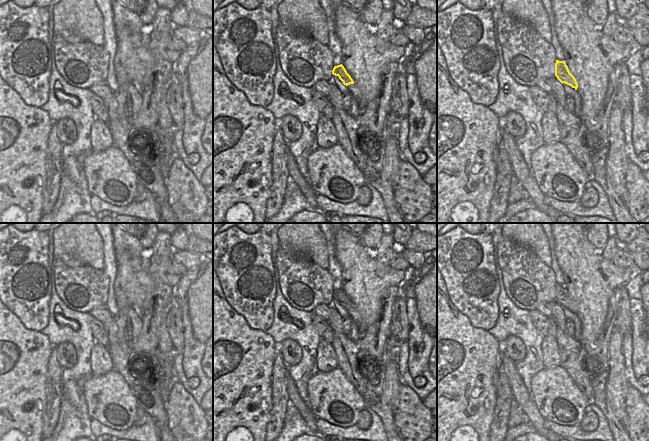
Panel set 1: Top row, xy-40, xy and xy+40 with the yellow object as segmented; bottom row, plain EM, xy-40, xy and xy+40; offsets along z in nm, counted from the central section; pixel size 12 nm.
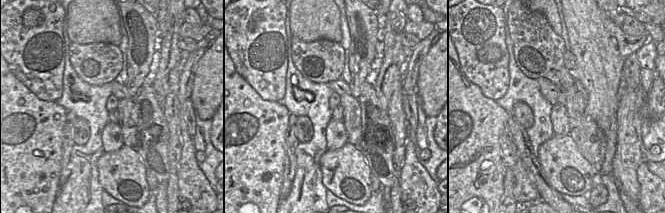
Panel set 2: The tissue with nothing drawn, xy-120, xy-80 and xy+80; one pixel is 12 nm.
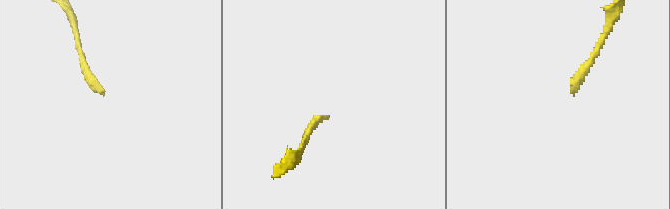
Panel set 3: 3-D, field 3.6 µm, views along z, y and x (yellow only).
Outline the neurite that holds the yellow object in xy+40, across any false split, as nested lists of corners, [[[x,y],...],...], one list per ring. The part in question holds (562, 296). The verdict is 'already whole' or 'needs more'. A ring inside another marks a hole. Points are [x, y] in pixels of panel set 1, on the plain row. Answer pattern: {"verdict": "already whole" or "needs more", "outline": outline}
{"verdict": "needs more", "outline": [[[564,283],[562,285],[556,284],[555,300],[562,307],[566,319],[571,320],[575,324],[575,333],[573,337],[580,342],[582,323],[576,315],[578,312],[578,307],[575,301],[570,297]]]}

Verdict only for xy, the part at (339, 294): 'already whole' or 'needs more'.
needs more

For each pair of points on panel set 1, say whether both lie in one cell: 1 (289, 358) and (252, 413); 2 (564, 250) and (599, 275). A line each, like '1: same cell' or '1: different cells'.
1: different cells
2: same cell

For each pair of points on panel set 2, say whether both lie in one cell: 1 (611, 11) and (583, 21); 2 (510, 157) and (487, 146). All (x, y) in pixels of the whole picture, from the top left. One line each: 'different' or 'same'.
1: different
2: different

